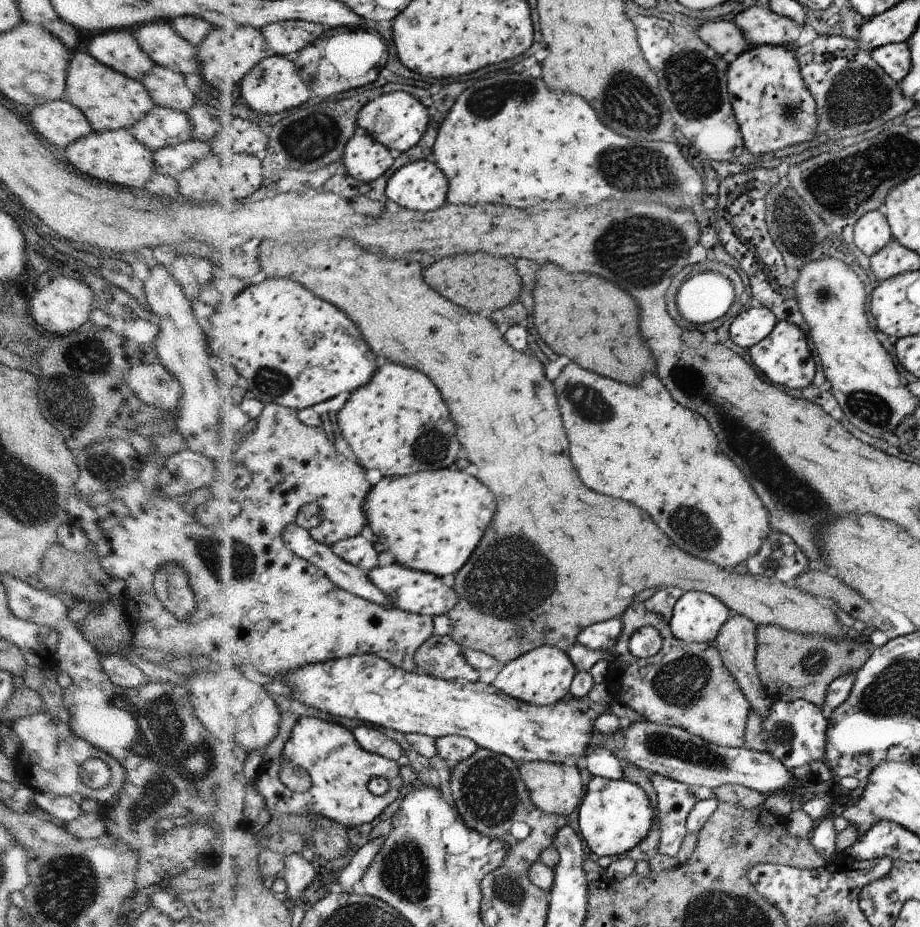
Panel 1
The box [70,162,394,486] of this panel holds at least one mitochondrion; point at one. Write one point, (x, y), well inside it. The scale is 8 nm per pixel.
(269, 381)

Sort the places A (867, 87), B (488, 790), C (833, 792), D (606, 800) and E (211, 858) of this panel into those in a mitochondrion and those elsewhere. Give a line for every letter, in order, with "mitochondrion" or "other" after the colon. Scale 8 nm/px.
A: mitochondrion
B: mitochondrion
C: other
D: other
E: other

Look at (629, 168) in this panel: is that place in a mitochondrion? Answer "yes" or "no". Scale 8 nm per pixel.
yes

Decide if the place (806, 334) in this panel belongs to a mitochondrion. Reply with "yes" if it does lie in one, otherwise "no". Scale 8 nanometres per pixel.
no

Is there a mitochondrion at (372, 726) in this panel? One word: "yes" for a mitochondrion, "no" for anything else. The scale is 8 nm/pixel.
no

